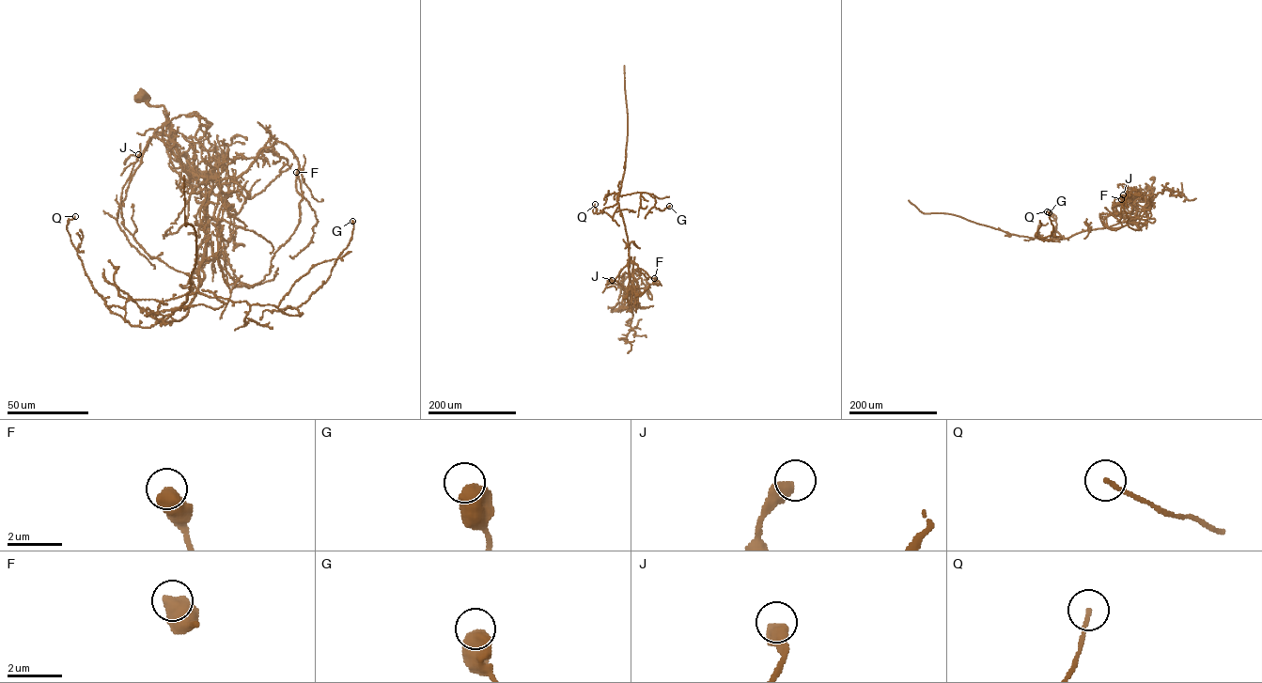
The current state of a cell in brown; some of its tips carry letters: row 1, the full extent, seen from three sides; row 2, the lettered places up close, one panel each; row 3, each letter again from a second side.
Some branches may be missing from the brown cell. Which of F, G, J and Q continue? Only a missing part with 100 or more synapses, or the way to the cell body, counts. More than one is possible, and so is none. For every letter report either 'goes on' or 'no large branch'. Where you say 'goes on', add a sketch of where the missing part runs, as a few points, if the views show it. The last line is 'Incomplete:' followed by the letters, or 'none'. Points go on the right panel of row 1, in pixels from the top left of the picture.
F: no large branch
G: no large branch
J: no large branch
Q: no large branch
Incomplete: none

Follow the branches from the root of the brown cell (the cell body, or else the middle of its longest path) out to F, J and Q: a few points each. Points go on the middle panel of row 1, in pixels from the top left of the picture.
F: (613, 309), (621, 308), (623, 296), (625, 309), (630, 302), (630, 256), (646, 279), (654, 278)
J: (613, 309), (621, 308), (623, 296), (625, 309), (630, 301), (628, 262), (612, 280)
Q: (613, 309), (621, 308), (623, 296), (625, 309), (630, 301), (627, 238), (618, 204), (597, 213), (595, 204)

